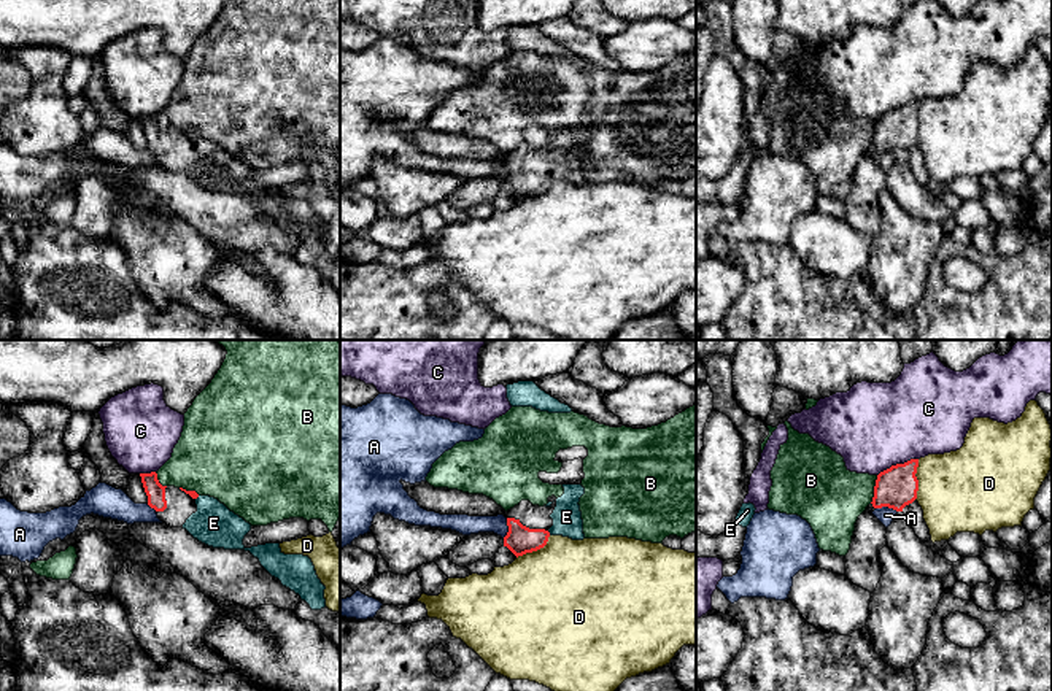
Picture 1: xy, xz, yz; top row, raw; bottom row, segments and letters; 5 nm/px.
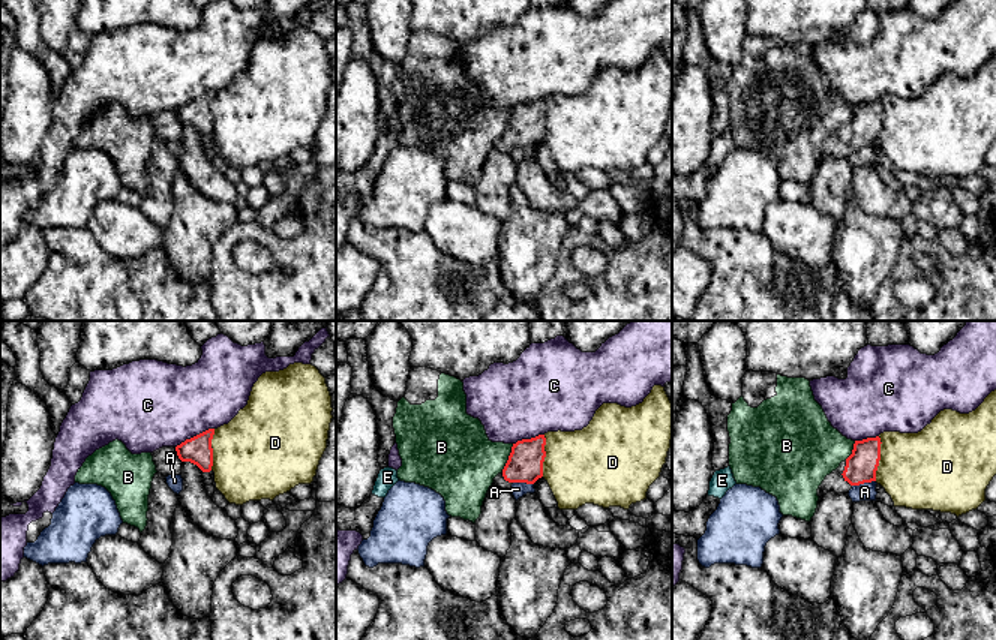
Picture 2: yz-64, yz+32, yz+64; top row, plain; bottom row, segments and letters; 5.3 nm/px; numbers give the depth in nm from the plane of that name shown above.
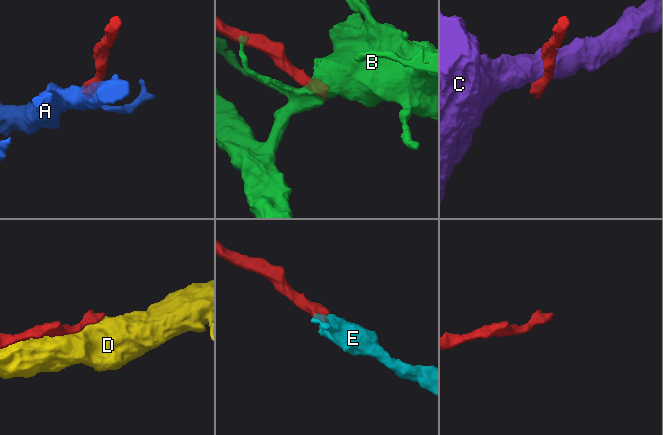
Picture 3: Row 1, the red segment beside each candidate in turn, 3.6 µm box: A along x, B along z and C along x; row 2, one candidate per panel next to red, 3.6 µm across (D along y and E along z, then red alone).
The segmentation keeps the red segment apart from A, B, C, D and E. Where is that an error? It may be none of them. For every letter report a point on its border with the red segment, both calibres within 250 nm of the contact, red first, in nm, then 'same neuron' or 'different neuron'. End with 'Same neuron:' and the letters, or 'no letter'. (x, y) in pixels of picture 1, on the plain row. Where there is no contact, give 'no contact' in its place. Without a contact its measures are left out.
A: yz (887, 150) | 200/90 nm | different neuron
B: yz (874, 134) | 200/340 nm | different neuron
C: yz (897, 108) | 200/440 nm | different neuron
D: yz (917, 124) | 200/420 nm | different neuron
E: xz (549, 177) | 140/150 nm | same neuron
Same neuron: E

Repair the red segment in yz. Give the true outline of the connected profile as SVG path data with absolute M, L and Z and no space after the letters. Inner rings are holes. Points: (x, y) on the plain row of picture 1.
M911 103L880 116L874 130L872 151L903 156L906 149L912 148L919 135L917 111L919 103Z

